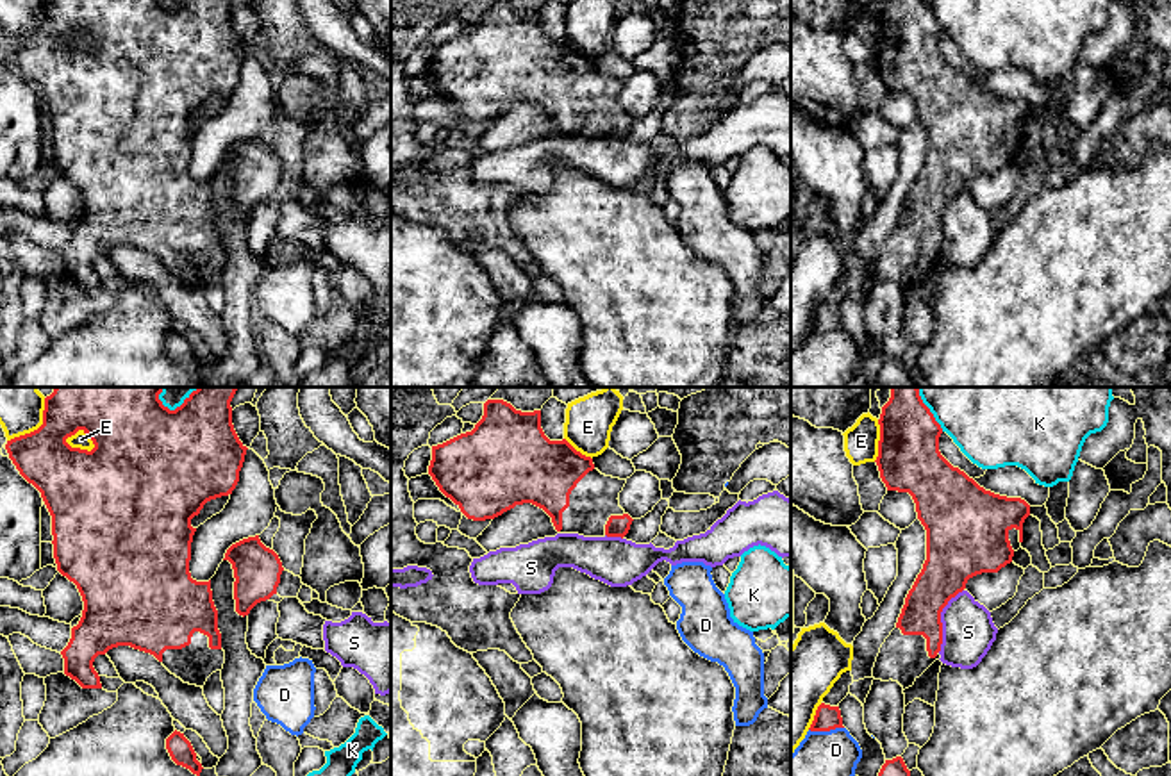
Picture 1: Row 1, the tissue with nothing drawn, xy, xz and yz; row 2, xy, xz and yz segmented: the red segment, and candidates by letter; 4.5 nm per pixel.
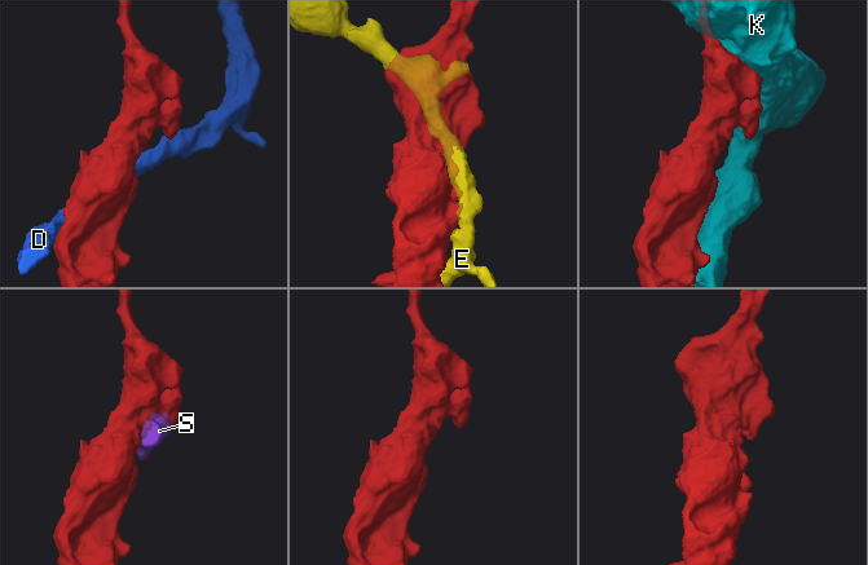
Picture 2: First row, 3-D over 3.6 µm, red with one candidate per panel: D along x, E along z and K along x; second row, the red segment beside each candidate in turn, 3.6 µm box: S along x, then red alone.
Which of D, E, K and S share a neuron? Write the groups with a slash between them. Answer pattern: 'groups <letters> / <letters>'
groups D / E / K / S

